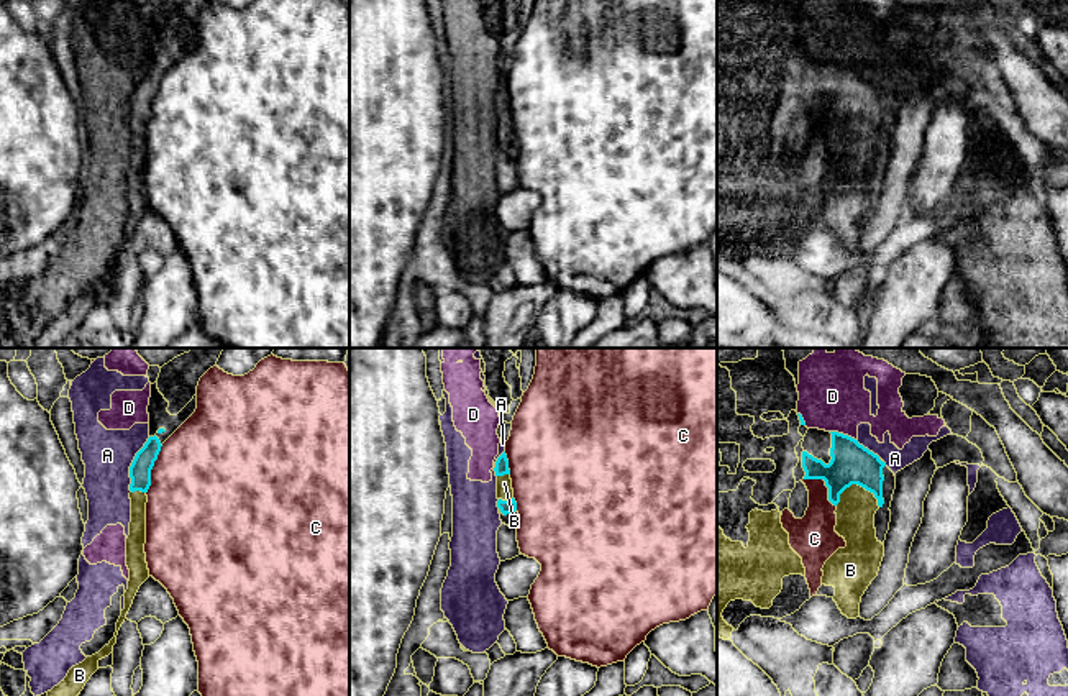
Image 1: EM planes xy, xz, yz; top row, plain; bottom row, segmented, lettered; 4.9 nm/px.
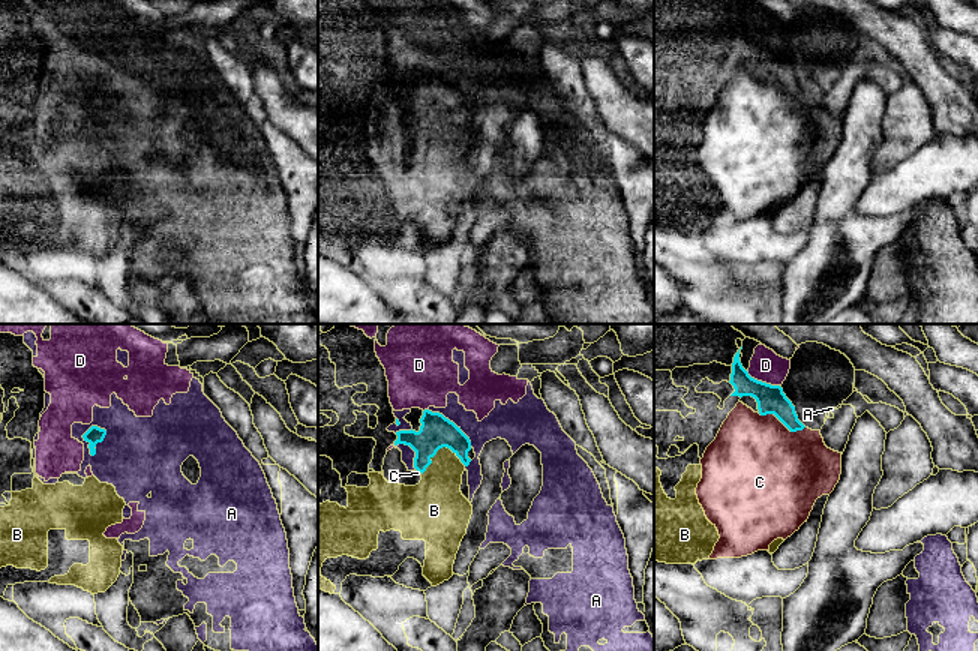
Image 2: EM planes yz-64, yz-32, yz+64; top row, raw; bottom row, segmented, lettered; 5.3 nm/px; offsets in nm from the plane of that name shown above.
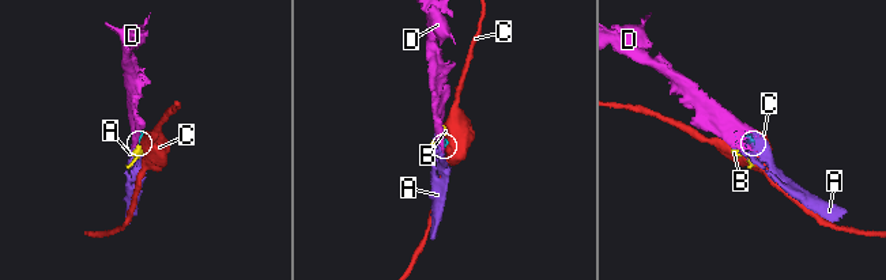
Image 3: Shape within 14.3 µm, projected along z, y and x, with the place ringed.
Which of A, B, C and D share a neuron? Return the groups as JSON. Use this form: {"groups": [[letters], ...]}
{"groups": [["A", "D"], ["B"], ["C"]]}

